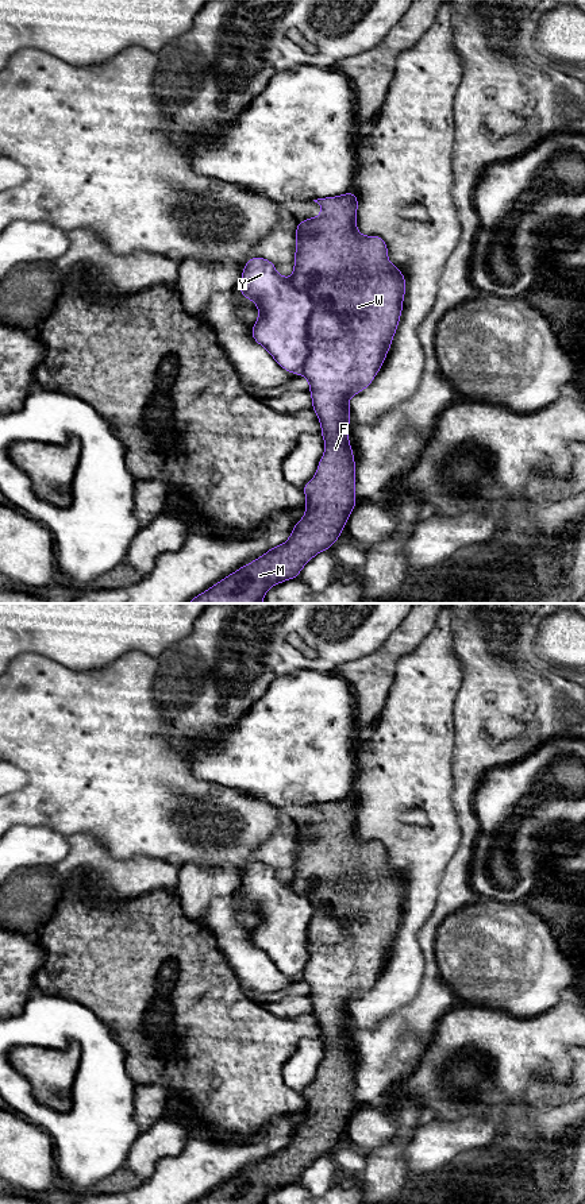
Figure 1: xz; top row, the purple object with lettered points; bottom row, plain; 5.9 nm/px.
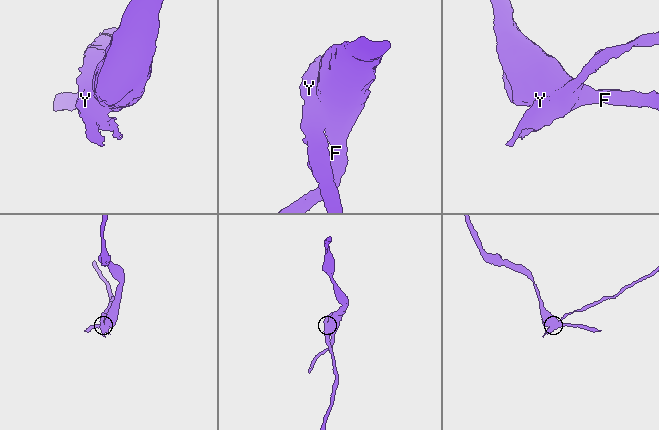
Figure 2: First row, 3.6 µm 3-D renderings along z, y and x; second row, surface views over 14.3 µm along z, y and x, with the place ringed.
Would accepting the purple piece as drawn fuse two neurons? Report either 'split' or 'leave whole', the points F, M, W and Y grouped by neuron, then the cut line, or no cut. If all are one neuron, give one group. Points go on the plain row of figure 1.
split; groups F M W / Y; cut xz (289, 883), (312, 907), (308, 926), (308, 960), (300, 977)

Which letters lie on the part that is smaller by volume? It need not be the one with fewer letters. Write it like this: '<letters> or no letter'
Y

